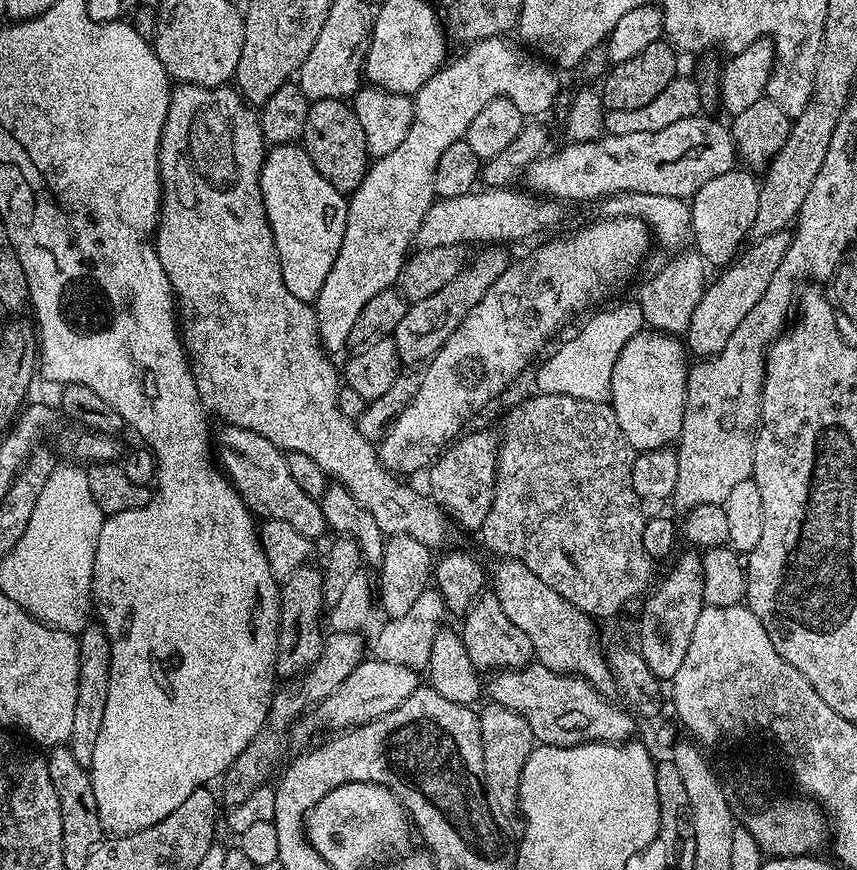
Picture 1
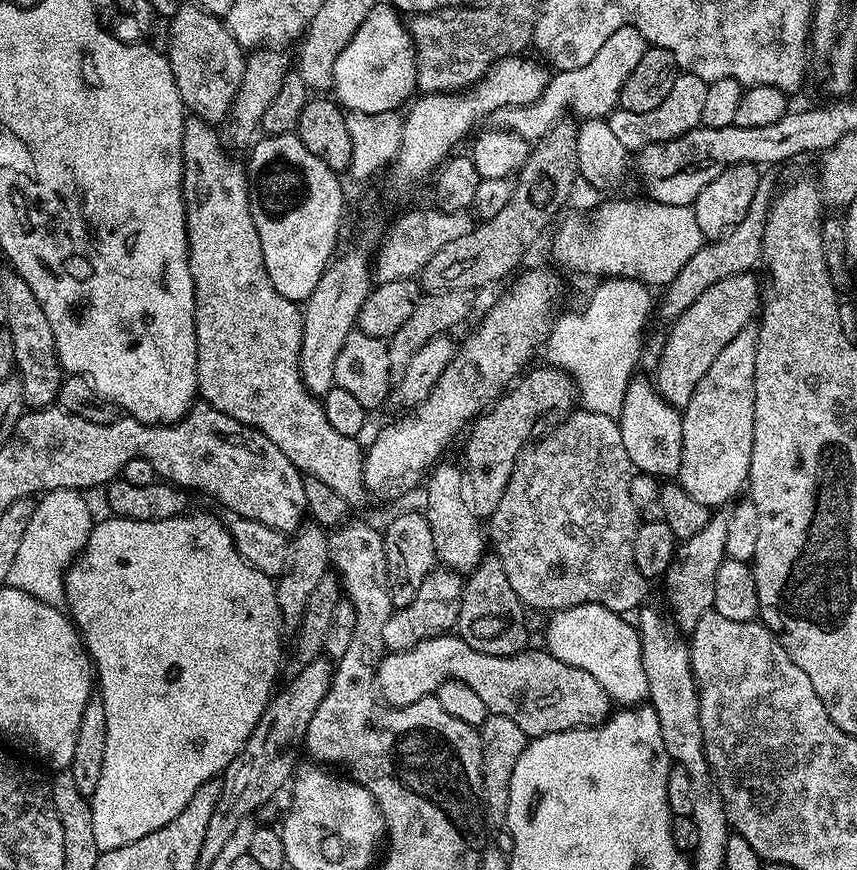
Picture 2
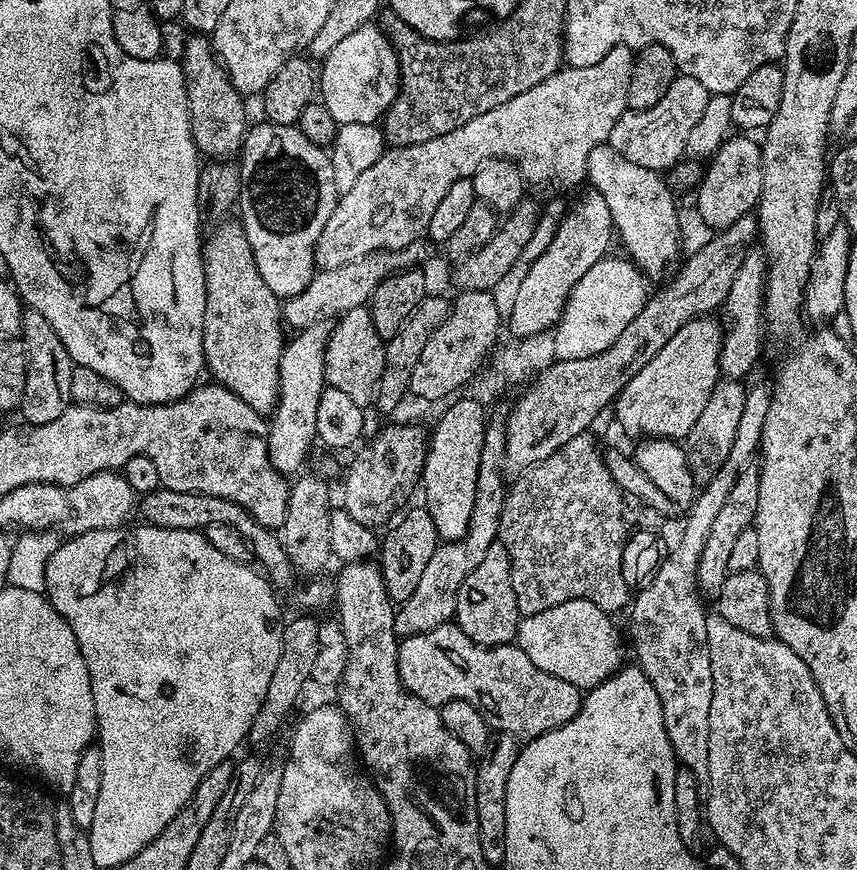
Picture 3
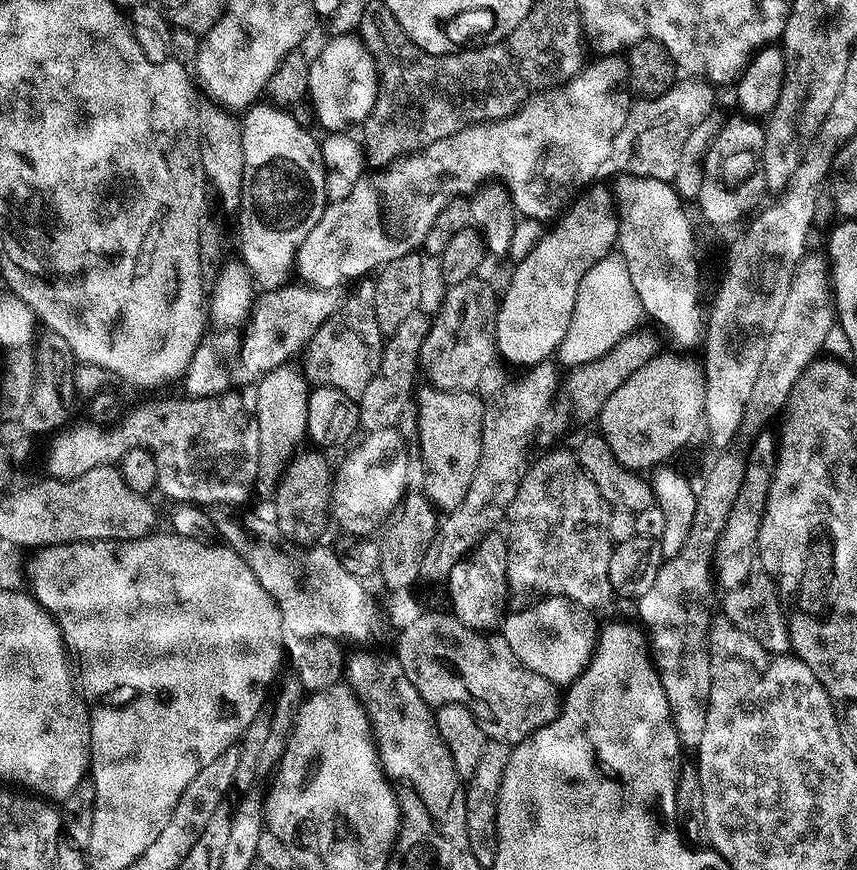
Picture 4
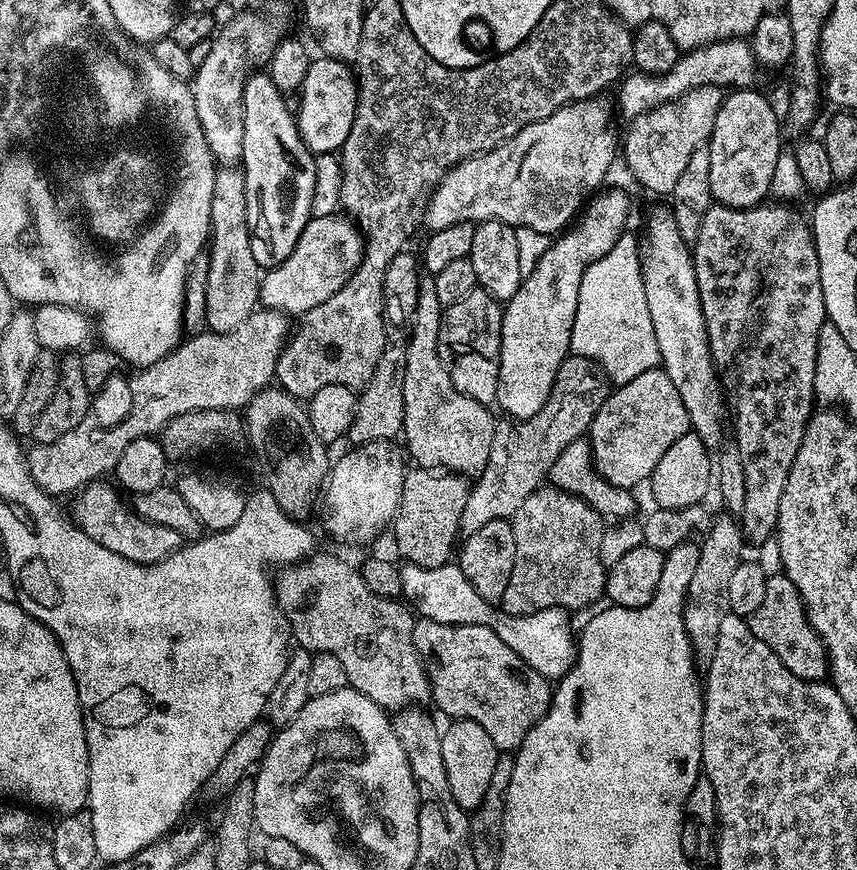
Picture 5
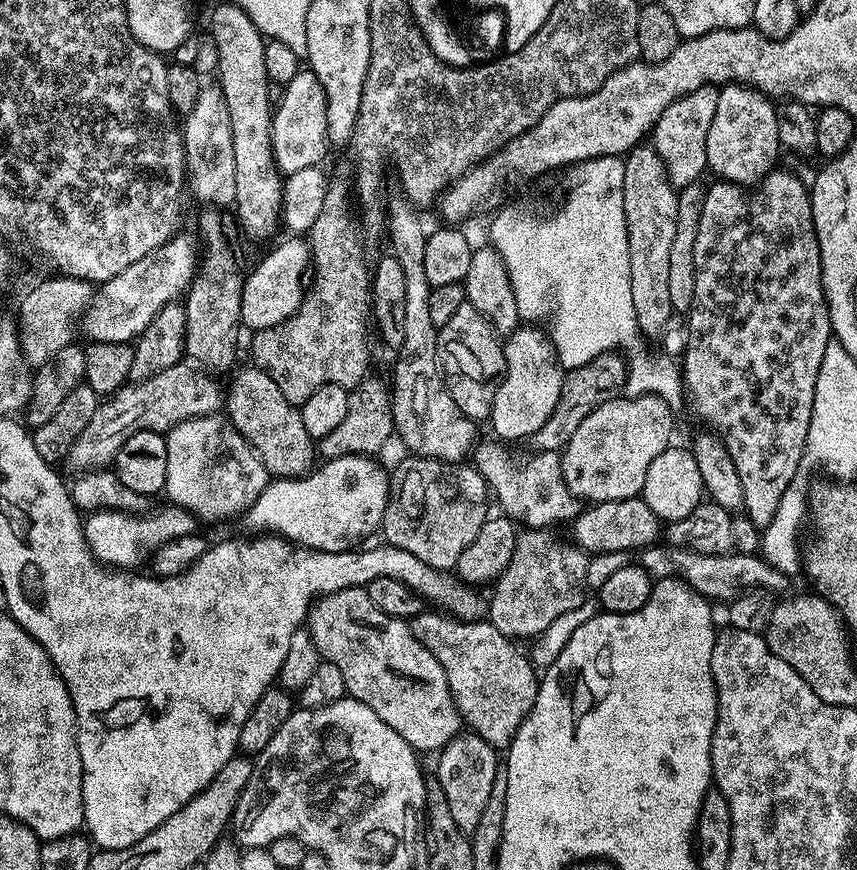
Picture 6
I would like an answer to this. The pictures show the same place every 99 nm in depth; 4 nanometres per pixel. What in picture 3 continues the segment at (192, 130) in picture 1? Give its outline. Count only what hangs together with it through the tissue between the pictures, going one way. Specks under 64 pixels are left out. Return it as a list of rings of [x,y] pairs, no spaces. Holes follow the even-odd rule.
[[[239,223],[224,224],[221,228],[216,228],[212,233],[207,233],[206,239],[202,244],[202,255],[204,257],[204,277],[206,278],[206,314],[204,315],[204,363],[207,371],[212,371],[211,379],[220,384],[223,388],[230,389],[246,406],[253,408],[255,412],[261,414],[271,413],[276,407],[276,398],[279,394],[279,362],[282,358],[284,346],[286,343],[285,329],[282,327],[282,304],[281,301],[262,282],[262,274],[258,274],[258,266],[254,266],[254,254],[250,250],[250,242],[246,242],[246,234]]]

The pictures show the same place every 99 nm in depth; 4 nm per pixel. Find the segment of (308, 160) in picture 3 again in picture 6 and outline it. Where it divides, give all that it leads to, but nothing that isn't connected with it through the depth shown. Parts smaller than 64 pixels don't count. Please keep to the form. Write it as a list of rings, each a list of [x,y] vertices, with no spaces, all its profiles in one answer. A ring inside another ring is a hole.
[[[230,2],[212,12],[212,29],[218,48],[218,83],[224,91],[226,110],[230,110],[230,130],[234,138],[234,209],[240,228],[252,240],[268,240],[282,228],[284,183],[272,149],[272,114],[274,96],[268,93],[270,81],[264,60],[265,37],[250,22],[246,10]]]

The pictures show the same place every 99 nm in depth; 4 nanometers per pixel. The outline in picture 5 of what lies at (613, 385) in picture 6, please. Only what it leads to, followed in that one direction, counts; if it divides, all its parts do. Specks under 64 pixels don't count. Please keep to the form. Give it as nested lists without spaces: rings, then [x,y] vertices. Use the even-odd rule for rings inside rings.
[[[575,354],[567,356],[560,363],[560,369],[556,372],[552,396],[546,402],[546,406],[542,406],[542,410],[538,410],[538,414],[534,414],[534,418],[519,422],[504,422],[508,424],[501,423],[497,427],[494,442],[490,446],[490,458],[486,462],[484,471],[475,477],[466,498],[466,510],[462,510],[462,522],[460,523],[461,533],[469,536],[474,534],[474,530],[482,530],[482,526],[486,526],[486,522],[511,518],[518,510],[518,506],[522,506],[522,502],[526,502],[526,498],[530,498],[530,494],[549,479],[558,454],[562,454],[562,450],[566,450],[566,446],[570,446],[570,442],[581,439],[592,427],[596,411],[606,402],[609,391],[608,375],[596,361]]]

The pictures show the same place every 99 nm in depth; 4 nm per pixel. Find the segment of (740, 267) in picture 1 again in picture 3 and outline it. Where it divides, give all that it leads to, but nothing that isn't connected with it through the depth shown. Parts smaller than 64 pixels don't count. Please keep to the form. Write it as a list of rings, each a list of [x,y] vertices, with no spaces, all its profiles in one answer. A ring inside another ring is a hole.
[[[697,318],[686,322],[616,397],[614,409],[620,424],[636,438],[663,438],[679,441],[698,422],[698,414],[721,379],[720,347],[724,341],[722,324],[716,318]]]

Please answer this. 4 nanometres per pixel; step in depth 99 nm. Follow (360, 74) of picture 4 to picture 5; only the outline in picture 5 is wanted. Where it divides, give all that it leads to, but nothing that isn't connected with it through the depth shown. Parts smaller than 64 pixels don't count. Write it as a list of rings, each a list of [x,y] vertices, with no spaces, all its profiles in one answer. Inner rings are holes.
[[[313,59],[298,93],[300,112],[298,108],[295,113],[296,127],[300,129],[300,137],[309,152],[339,153],[341,146],[346,142],[346,134],[350,134],[350,126],[354,124],[357,91],[357,77],[345,61]]]

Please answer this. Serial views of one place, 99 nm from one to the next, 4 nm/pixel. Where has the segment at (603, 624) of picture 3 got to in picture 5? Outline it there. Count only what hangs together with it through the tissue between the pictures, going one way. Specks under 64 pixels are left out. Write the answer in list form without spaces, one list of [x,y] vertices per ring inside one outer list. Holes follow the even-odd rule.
[[[547,608],[524,616],[510,616],[501,610],[494,632],[510,650],[514,650],[528,666],[549,681],[563,679],[576,663],[578,644],[571,624],[571,615],[563,608]]]

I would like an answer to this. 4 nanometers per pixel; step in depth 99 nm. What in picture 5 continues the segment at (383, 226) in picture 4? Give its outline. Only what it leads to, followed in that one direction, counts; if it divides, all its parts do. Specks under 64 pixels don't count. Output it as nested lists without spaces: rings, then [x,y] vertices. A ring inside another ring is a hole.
[[[593,98],[563,104],[554,110],[554,114],[518,130],[518,134],[489,152],[479,152],[477,156],[450,168],[440,179],[426,205],[426,224],[428,220],[429,229],[432,232],[446,230],[446,226],[467,220],[500,220],[517,230],[529,228],[548,237],[565,231],[585,207],[589,197],[605,183],[604,175],[611,170],[612,159],[618,156],[618,136],[608,129],[608,108],[600,102]],[[347,215],[313,216],[302,230],[294,250],[278,266],[267,269],[260,281],[260,304],[292,318],[314,310],[352,277],[364,258],[365,239]]]

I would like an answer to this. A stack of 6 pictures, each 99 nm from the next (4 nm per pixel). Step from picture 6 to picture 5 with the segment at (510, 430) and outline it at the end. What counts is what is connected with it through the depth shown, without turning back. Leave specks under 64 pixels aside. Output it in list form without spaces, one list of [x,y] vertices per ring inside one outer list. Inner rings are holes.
[[[608,188],[597,191],[595,195],[587,201],[586,207],[579,213],[578,219],[567,230],[559,233],[551,241],[552,245],[541,254],[536,260],[536,265],[532,268],[532,273],[525,275],[520,282],[520,289],[514,294],[514,298],[510,298],[504,305],[504,317],[502,318],[502,338],[500,339],[500,369],[498,370],[498,390],[496,391],[495,407],[505,412],[505,417],[511,418],[513,421],[529,420],[534,418],[534,414],[538,414],[538,410],[542,410],[542,406],[546,406],[546,402],[552,396],[552,387],[556,381],[556,372],[560,369],[560,363],[570,355],[572,346],[572,327],[574,326],[574,318],[578,308],[578,290],[581,286],[581,280],[584,277],[584,271],[588,269],[588,265],[594,263],[598,258],[602,258],[614,245],[618,242],[618,238],[625,231],[624,228],[628,224],[628,196],[620,188]]]

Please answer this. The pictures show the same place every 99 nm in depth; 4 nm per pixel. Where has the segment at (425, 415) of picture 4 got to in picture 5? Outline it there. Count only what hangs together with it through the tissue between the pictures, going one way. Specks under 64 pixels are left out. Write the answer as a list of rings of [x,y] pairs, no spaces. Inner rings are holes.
[[[428,274],[421,275],[416,289],[416,309],[407,333],[408,344],[404,348],[406,378],[402,378],[402,440],[408,443],[407,455],[412,455],[419,467],[447,470],[465,478],[475,478],[484,471],[490,458],[490,446],[494,442],[498,420],[492,417],[493,409],[489,405],[478,403],[454,386],[438,350],[438,334],[443,325],[444,313],[438,302],[435,279]]]

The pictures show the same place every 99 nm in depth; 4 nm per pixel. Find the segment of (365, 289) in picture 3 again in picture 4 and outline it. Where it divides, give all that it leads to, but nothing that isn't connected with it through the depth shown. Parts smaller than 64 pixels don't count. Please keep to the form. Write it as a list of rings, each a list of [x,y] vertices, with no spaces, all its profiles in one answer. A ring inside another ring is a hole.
[[[299,286],[292,288],[273,288],[263,293],[264,297],[255,301],[244,332],[244,345],[240,348],[240,360],[248,372],[257,372],[257,377],[264,377],[276,367],[287,365],[291,356],[299,357],[308,347],[310,338],[326,322],[326,318],[338,307],[335,291],[325,288]]]

